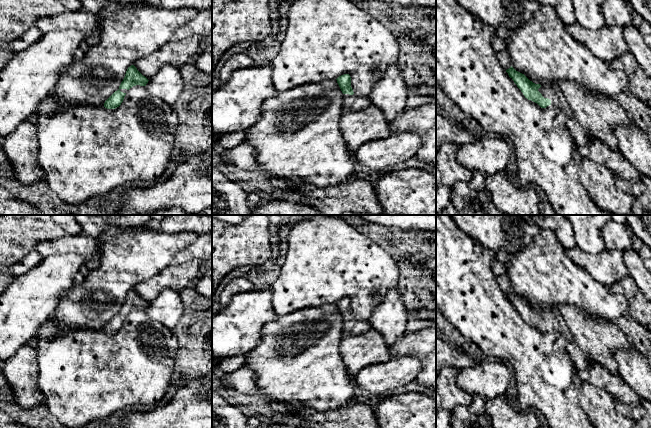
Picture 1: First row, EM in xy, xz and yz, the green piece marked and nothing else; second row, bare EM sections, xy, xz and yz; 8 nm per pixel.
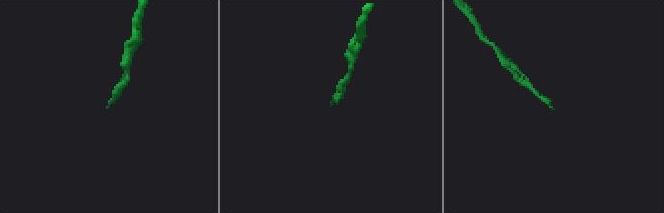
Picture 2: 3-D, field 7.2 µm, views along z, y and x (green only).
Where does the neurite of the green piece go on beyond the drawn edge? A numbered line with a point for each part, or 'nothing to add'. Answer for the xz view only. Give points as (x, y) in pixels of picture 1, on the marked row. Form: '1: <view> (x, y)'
1: xz (351, 103)

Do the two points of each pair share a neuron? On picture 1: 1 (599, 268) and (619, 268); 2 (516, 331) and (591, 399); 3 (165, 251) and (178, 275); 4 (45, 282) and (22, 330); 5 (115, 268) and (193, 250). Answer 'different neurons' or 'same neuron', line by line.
1: same neuron
2: different neurons
3: different neurons
4: same neuron
5: different neurons

